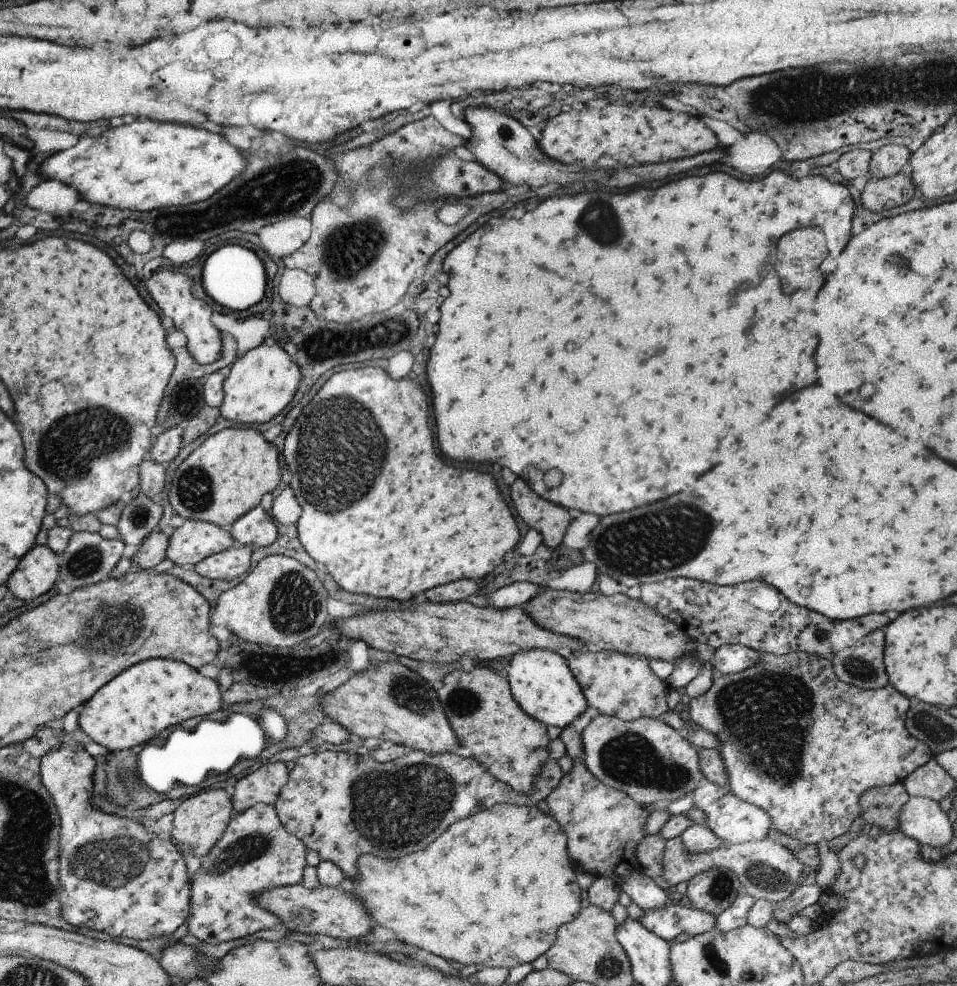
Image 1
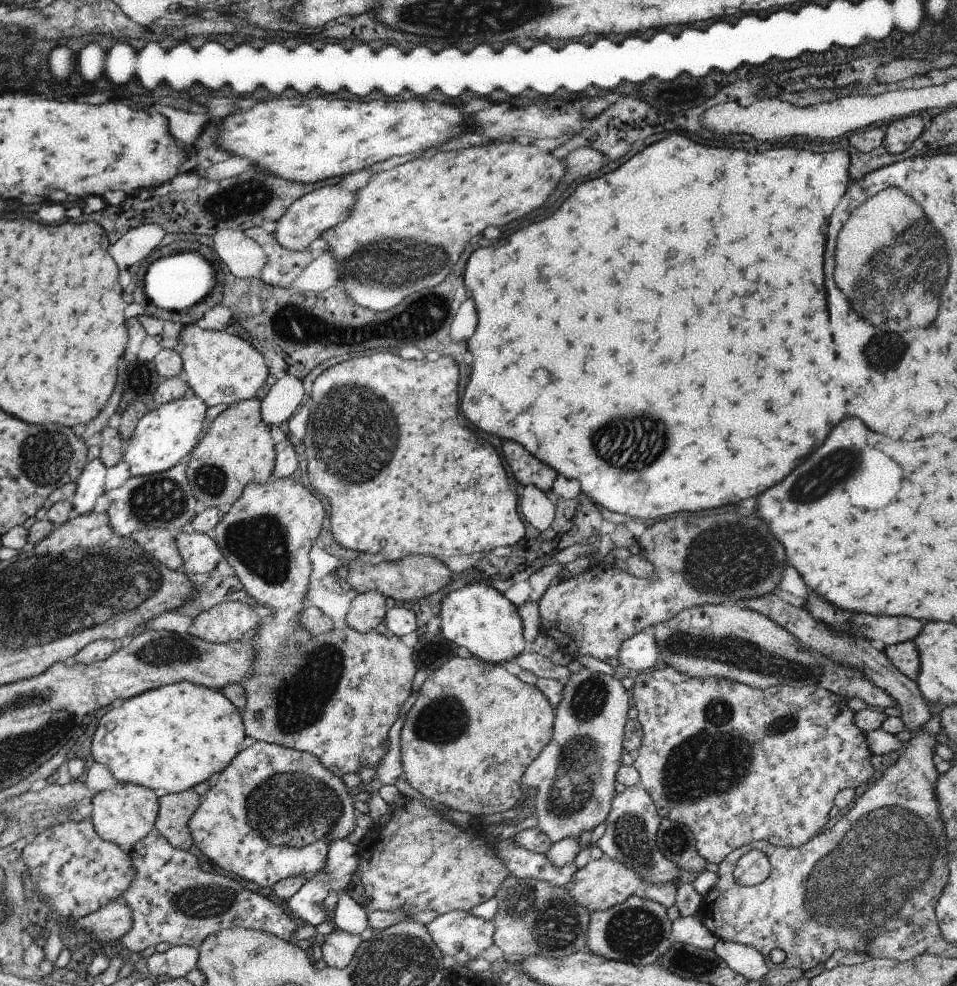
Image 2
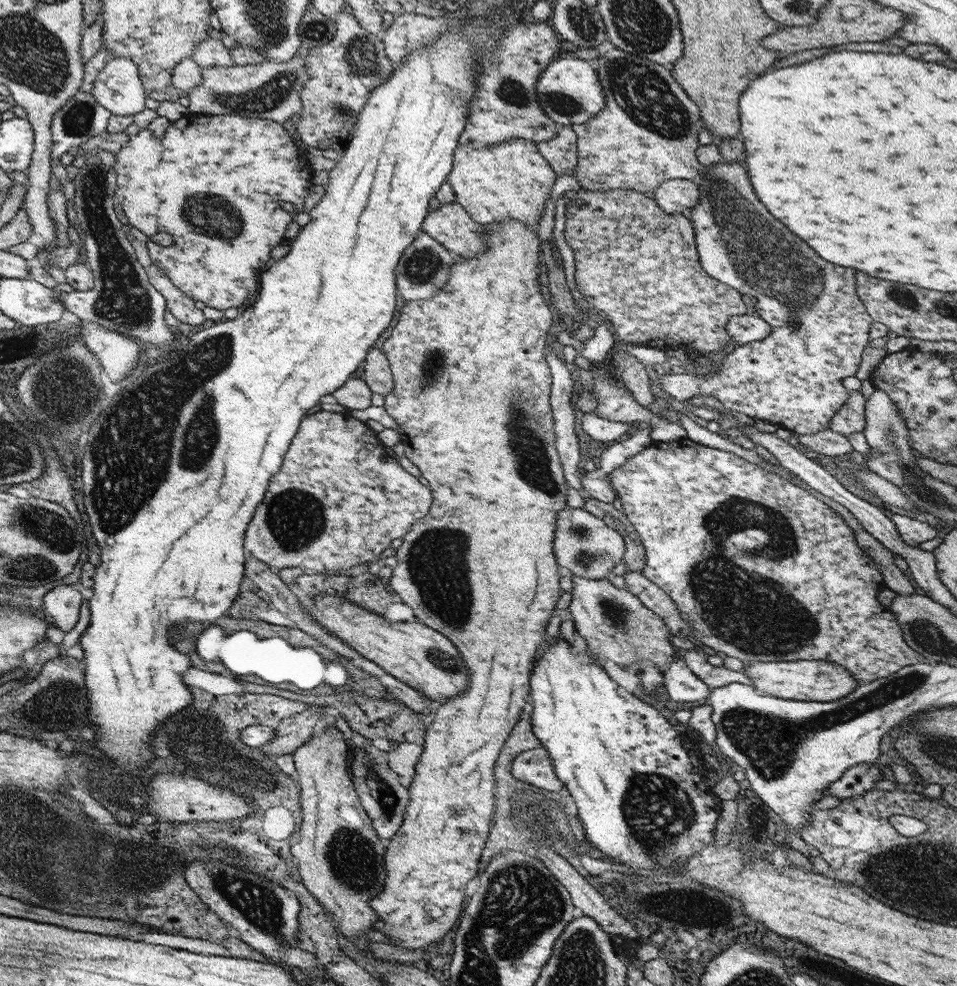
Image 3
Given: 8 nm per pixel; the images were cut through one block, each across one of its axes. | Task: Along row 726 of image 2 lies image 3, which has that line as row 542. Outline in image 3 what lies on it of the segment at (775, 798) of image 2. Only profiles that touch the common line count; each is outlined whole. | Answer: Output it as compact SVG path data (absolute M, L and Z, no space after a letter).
M687 438L649 444L645 450L631 456L623 466L611 472L611 486L615 488L621 500L623 516L627 516L627 520L633 524L645 548L645 568L641 574L653 586L661 588L675 602L679 614L693 630L693 638L697 640L697 644L705 644L713 648L715 652L725 652L725 656L739 658L743 664L759 664L759 662L787 664L787 662L803 662L803 660L827 660L827 662L839 664L841 668L847 668L859 680L859 684L869 684L873 680L889 678L891 674L911 664L929 662L925 656L917 654L915 650L907 646L907 642L903 640L899 622L895 614L891 612L891 608L875 600L877 592L883 590L885 586L883 576L875 560L857 544L855 534L849 528L849 524L843 518L839 518L831 508L827 508L825 502L815 498L801 486L785 482L781 476L769 474L767 470L761 470L733 454L725 454L721 450L699 446Z

